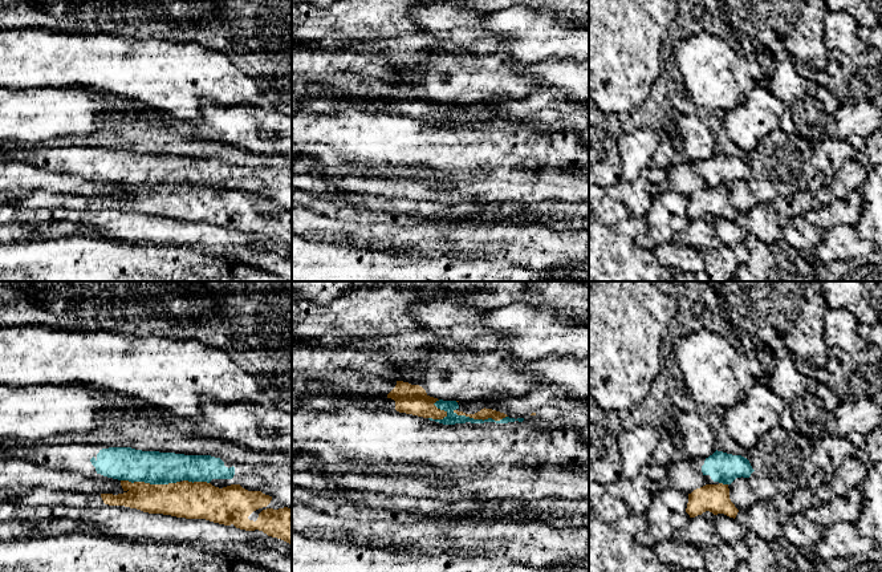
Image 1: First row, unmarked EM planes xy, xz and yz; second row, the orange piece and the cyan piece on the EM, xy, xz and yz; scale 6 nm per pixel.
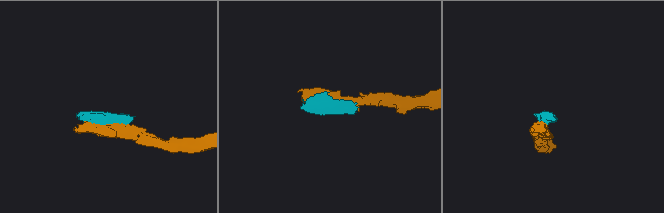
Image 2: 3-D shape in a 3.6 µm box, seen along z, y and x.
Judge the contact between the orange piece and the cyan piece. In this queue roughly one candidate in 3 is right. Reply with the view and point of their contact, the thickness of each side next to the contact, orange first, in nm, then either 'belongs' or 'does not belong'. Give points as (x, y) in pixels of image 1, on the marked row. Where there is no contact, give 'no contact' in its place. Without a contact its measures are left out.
meets orange in xy at (149, 483); 220 nm thick on the orange side, 200 nm on the other; does not belong

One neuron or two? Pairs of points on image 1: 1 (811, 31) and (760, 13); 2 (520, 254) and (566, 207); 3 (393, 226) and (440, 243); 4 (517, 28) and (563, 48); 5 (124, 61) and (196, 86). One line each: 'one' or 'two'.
1: one
2: two
3: two
4: one
5: one

